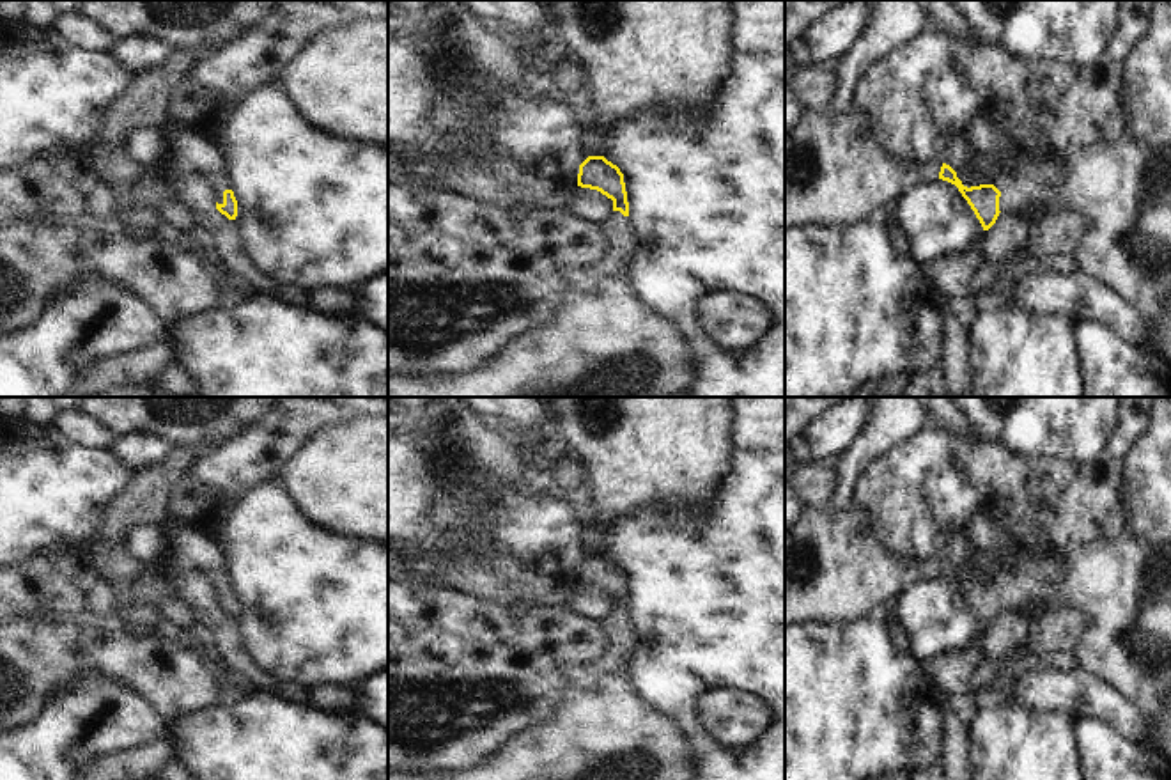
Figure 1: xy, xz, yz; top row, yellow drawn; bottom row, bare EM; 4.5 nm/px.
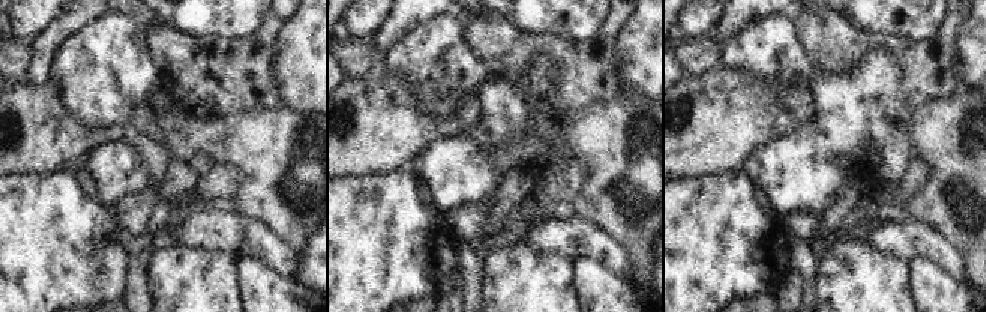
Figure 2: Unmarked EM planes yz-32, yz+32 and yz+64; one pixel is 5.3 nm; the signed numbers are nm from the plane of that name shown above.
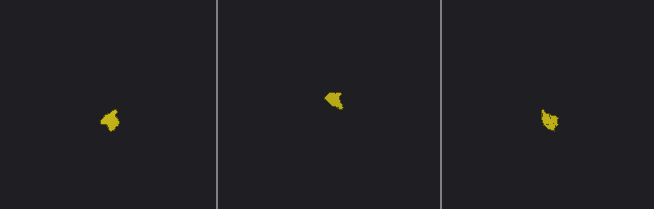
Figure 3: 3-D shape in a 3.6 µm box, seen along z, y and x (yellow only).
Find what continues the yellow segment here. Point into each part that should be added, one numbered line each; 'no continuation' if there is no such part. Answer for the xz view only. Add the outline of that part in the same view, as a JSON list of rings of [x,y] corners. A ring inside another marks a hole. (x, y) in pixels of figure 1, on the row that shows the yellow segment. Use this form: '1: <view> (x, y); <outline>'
1: xz (603, 341); [[[613,211],[599,225],[608,239],[606,255],[593,264],[563,271],[563,298],[553,321],[547,326],[531,330],[510,340],[507,346],[500,347],[485,363],[461,374],[429,379],[388,376],[388,397],[671,397],[675,394],[689,392],[694,379],[696,362],[686,337],[671,319],[659,316],[652,307],[641,301],[631,285],[631,257],[634,255],[634,229],[631,218],[624,216],[620,211]]]

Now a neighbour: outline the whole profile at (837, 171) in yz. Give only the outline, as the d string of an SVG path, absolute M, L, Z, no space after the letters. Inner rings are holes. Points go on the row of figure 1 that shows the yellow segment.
M861 108L817 113L804 110L801 121L785 133L785 229L806 225L856 225L879 218L912 186L939 181L942 165L955 172L971 170L967 136L951 136L939 161L900 161L888 152L873 131L873 121Z

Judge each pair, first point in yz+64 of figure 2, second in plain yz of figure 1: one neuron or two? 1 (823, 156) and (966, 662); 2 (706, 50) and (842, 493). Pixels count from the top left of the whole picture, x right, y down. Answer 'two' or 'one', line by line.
1: two
2: two

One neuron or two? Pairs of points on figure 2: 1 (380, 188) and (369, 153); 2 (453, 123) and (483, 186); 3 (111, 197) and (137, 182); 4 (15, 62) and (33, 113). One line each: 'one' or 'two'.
1: two
2: two
3: one
4: two

